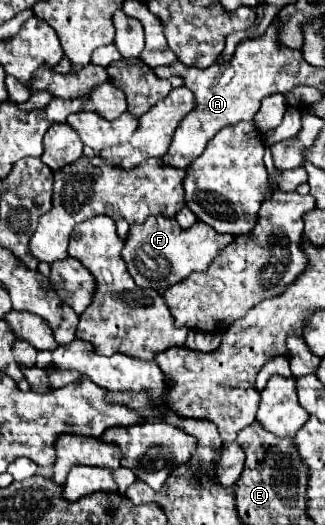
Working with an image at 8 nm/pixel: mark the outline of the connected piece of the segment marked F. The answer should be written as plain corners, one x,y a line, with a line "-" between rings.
152,216
148,218
148,222
130,224
122,258
128,266
130,276
140,288
154,288
158,292
164,292
168,286
182,282
192,272
208,270
212,258
216,258
216,254
224,250
224,246
228,246
230,242
230,234
218,234
206,222
196,220
194,226
184,230
174,218

